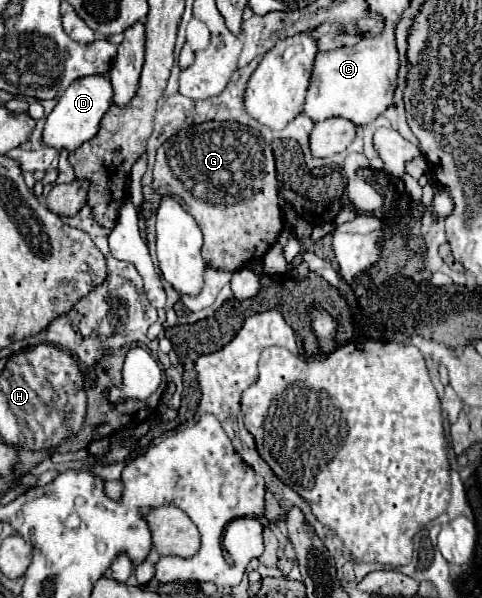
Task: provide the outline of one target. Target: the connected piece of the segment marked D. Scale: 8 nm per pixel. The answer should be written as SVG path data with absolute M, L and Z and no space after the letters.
M83 76L75 80L59 98L55 104L53 112L45 118L45 128L43 128L43 142L51 148L57 150L77 150L83 142L91 140L99 132L99 122L107 108L113 102L113 86L111 80L105 76Z

